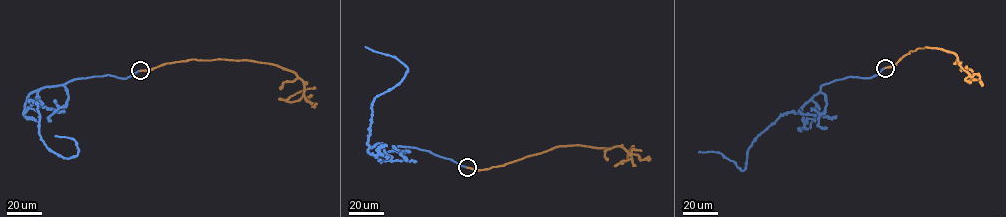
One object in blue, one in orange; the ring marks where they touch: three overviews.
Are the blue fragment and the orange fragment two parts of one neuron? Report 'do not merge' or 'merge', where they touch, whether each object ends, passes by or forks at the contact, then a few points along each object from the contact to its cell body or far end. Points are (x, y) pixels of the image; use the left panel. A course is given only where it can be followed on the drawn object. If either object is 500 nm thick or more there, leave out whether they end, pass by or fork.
do not merge; place (140, 70); blue ends; orange ends; course blue (140, 70), (32, 91), (27, 99), (37, 102), (40, 139), (62, 157), (77, 155), (74, 140), (55, 135); course orange (140, 71), (192, 59), (249, 60), (294, 71), (304, 88), (301, 97), (289, 101), (297, 93), (315, 88)

